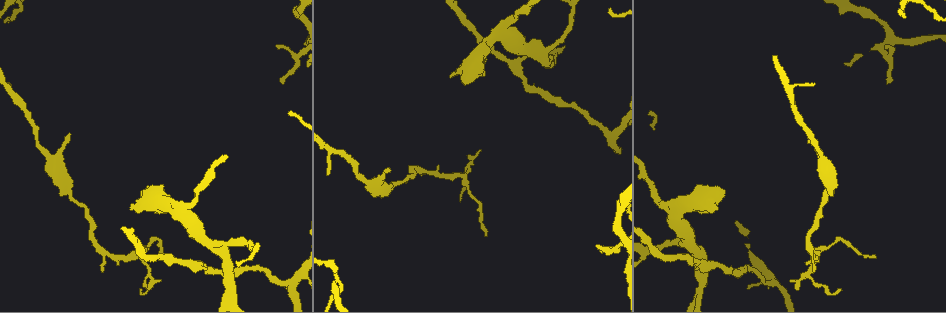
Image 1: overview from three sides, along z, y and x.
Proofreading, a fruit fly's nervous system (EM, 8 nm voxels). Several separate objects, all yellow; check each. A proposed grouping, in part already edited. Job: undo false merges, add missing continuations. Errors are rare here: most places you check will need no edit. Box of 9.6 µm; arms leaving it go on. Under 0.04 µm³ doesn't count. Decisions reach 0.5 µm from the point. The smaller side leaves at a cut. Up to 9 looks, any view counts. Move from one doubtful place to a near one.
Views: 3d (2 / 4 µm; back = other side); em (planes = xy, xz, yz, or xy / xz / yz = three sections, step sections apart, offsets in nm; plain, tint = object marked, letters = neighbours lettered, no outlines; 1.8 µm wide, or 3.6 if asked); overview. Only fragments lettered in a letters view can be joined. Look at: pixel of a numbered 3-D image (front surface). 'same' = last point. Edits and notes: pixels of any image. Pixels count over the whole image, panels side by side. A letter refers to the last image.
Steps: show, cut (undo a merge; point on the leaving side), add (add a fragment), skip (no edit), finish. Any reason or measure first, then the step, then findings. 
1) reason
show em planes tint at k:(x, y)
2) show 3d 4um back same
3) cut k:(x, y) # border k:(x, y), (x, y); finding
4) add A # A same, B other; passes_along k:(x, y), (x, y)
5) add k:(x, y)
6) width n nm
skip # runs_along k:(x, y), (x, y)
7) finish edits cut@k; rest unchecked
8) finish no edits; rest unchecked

an open end
show 3d 2um back at 1:(874, 257)

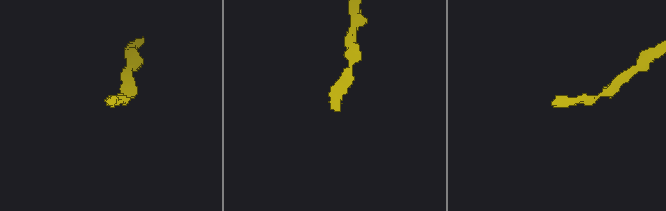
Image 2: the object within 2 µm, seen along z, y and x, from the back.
shape alone is not enough
show em xy step 4 tint at 2:(332, 108)

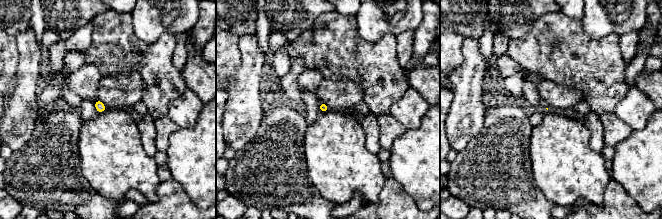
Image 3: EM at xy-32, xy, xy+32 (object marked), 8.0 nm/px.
show em planes letters same

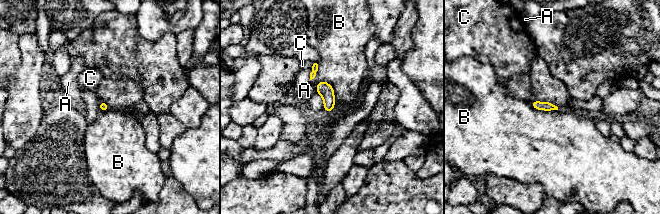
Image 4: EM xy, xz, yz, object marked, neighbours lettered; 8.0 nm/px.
width 70 nm
skip # A other, B other, C other; border 4:(317, 82), (333, 88), (334, 108); none of them fits

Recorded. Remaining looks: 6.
abrupt turn
show 3d 4um at 1:(133, 254)

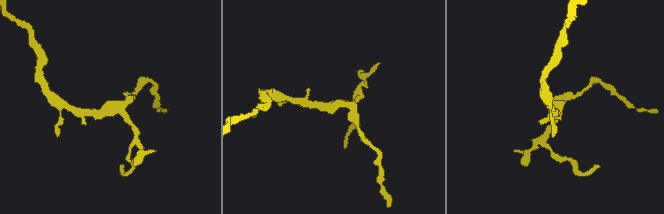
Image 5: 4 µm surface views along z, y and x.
show em xz step 8 tint at 5:(341, 104)

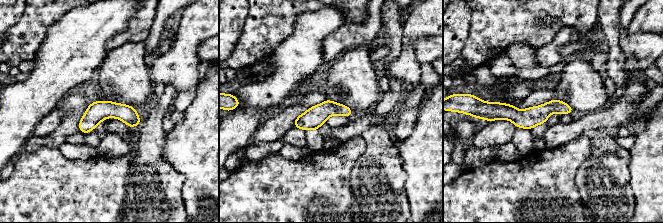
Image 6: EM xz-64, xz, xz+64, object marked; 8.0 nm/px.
show em planes letters same

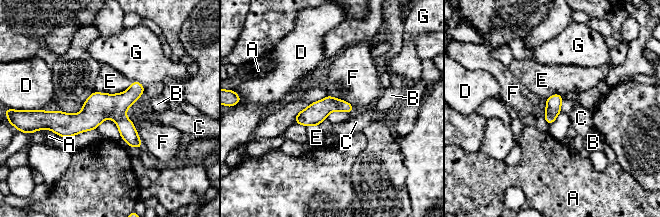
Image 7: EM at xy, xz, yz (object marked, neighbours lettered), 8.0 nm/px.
longest_contact E 320 nm
skip # A other, B other, C other, D other, E other, F other, G other; border 7:(131, 121), (143, 147); continuous, no second neuron

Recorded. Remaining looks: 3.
free end
show 3d 4um at 1:(70, 135)

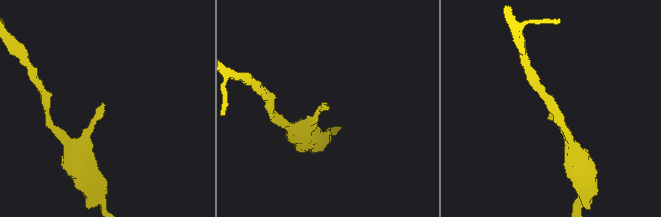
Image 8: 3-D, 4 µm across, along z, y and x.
shape alone is not enough
show em planes letters at 8:(102, 102)

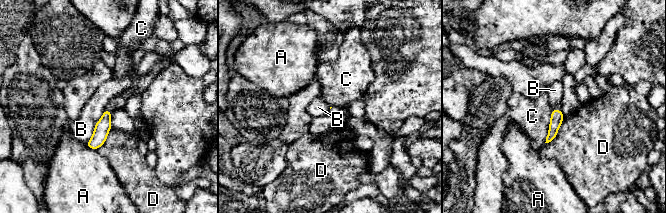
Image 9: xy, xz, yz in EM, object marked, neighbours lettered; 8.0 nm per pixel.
longest_contact B 340 nm
skip # A other, B other, C other, D other; none of them fits

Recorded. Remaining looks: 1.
finish no edits; rest unchecked

